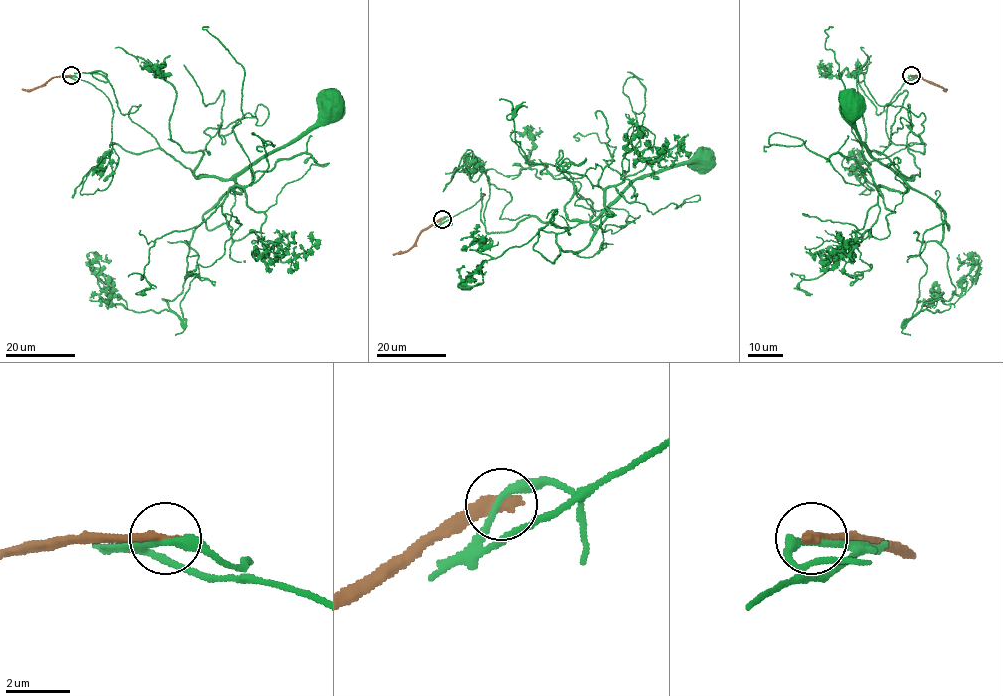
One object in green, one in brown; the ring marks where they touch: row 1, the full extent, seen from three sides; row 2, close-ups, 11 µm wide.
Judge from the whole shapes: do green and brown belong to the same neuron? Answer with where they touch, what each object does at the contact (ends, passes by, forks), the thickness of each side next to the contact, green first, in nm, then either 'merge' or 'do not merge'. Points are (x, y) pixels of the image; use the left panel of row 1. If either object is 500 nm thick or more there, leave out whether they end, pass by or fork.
(71, 75) | green passes by | brown ends | 220/440 nm | do not merge

